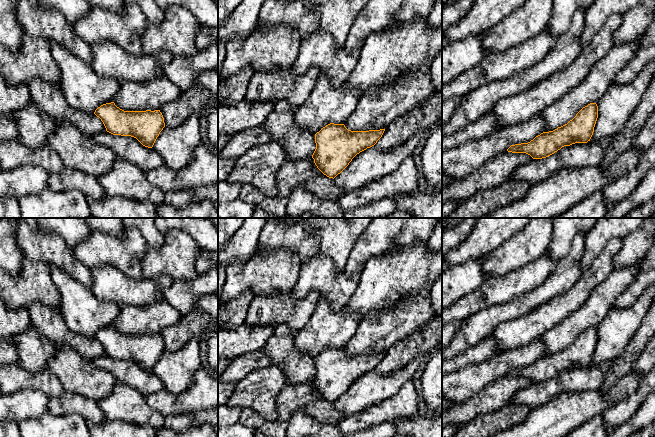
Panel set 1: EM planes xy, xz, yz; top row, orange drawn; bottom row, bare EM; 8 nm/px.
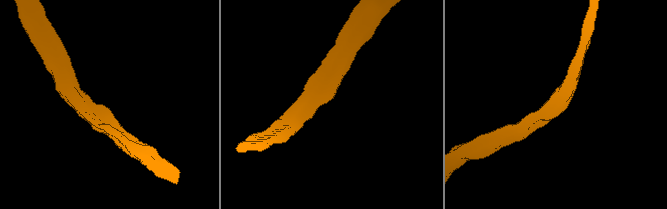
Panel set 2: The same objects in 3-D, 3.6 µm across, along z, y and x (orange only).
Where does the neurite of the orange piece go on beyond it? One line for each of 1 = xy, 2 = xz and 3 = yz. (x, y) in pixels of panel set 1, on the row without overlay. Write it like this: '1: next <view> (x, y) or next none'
1: next none
2: next none
3: next none

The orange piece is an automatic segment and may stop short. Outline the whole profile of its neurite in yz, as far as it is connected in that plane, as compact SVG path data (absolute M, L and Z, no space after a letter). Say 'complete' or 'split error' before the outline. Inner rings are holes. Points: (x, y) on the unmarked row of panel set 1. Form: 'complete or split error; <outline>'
complete; M590 327L583 331L567 348L543 356L528 367L511 369L507 375L526 377L533 383L546 382L564 370L590 365L598 342L598 330Z

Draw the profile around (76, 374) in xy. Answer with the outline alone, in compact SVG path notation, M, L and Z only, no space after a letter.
M59 346L47 367L59 379L64 391L83 395L96 402L110 395L118 383L113 375L95 367L69 346Z

